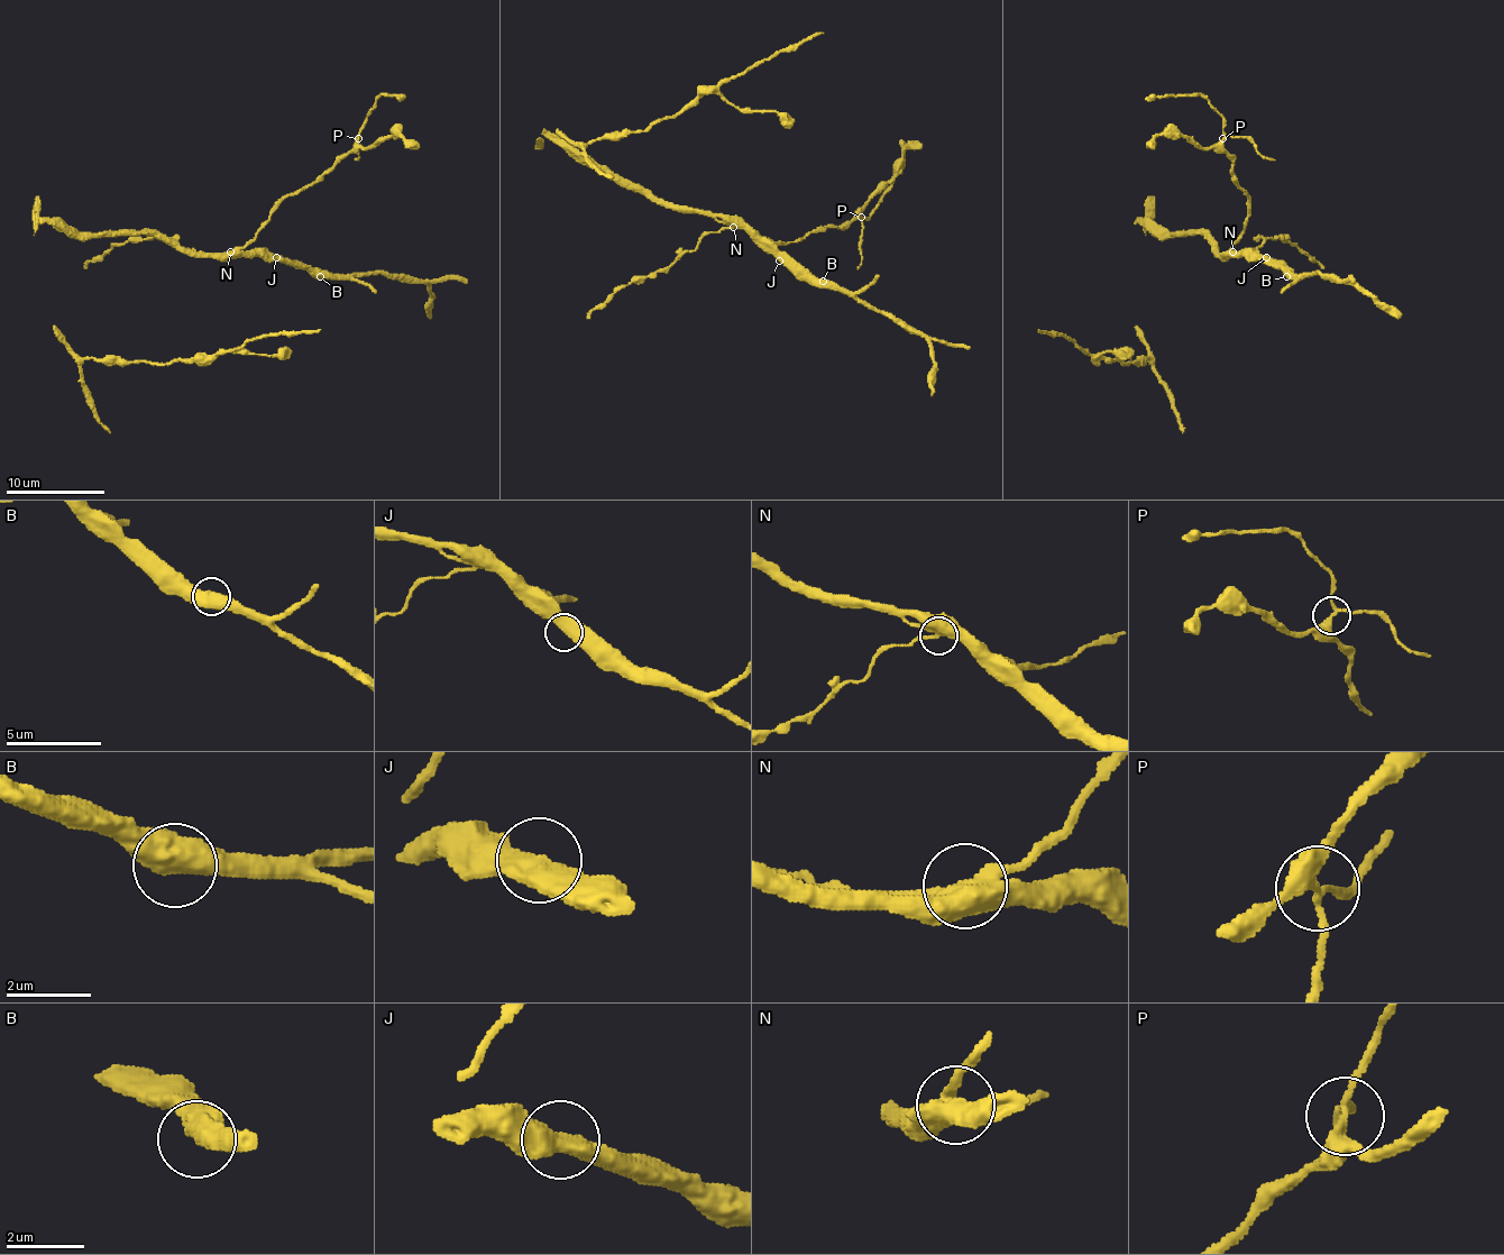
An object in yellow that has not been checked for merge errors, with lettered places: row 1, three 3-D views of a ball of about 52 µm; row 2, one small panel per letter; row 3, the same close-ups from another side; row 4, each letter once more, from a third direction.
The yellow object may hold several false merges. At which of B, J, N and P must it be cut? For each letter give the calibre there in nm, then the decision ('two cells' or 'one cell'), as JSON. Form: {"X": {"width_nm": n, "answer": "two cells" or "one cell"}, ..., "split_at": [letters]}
{"B": {"width_nm": 600, "answer": "one cell"}, "J": {"width_nm": 500, "answer": "one cell"}, "N": {"width_nm": 400, "answer": "two cells"}, "P": {"width_nm": 200, "answer": "two cells"}, "split_at": ["N", "P"]}

